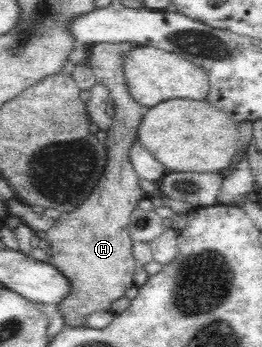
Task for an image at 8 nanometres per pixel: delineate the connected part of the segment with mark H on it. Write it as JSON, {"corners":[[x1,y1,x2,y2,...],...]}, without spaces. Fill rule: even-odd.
{"corners":[[131,42,120,43,97,43,87,47,87,64,96,78,96,82,102,82,109,91,110,100,114,106,114,113,111,116,111,126,106,130,107,137,104,140,106,146,107,162,103,174,95,183,91,194,75,210,62,214,59,223,45,231,45,240,48,242,47,263,51,264,71,282,71,293,57,306,57,309,65,318,65,327,83,328,82,320,93,312,107,312,113,302,124,298,125,291,134,285,134,274,137,266,132,255,132,238,128,231,131,213,137,208,137,202,147,197,147,194,139,187,138,174,134,171,129,150,133,142,138,138,138,128,144,114,150,107,143,106,131,96,125,80,124,62,128,52,135,48]]}

